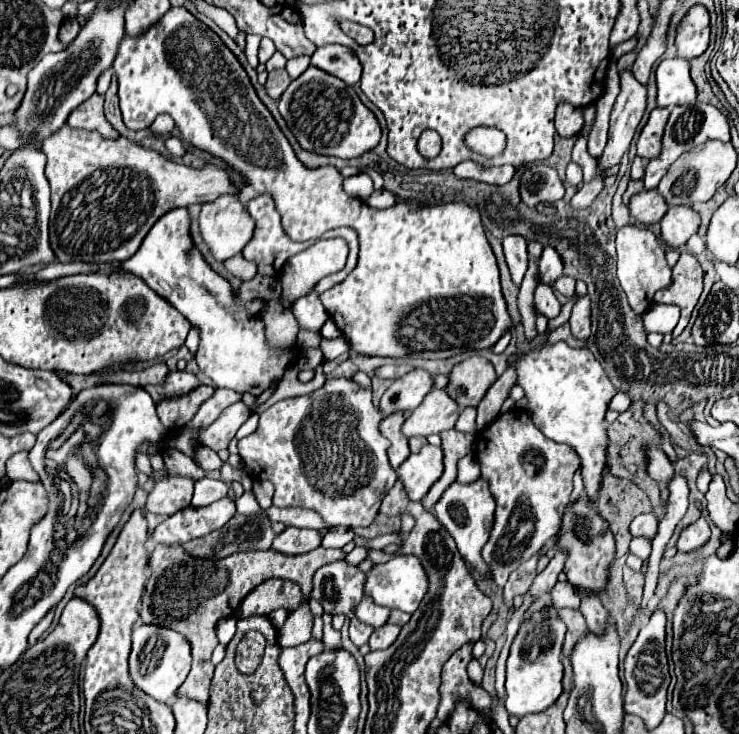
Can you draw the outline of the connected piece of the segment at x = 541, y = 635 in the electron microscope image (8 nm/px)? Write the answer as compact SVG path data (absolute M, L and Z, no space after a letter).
M545 610L531 616L527 624L521 624L507 660L507 698L505 708L509 714L523 718L533 712L541 712L549 708L561 694L561 646L565 638L565 624L559 618L551 618Z

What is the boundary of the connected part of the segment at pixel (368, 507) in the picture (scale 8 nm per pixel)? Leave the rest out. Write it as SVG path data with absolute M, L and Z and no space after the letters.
M335 378L335 380L327 380L319 390L307 394L307 396L295 396L295 398L287 398L287 400L279 400L273 406L269 406L261 416L259 416L259 426L253 434L241 438L237 442L239 448L239 456L245 464L245 468L249 470L253 480L269 480L275 486L275 496L273 496L273 506L277 508L289 508L289 506L297 506L297 508L309 508L315 510L329 528L337 528L337 526L345 526L345 528L359 528L359 526L369 526L381 506L381 500L385 496L385 492L395 484L397 476L395 470L389 466L387 460L387 446L389 442L381 436L379 432L379 422L381 422L381 412L373 406L371 402L371 388L361 388L357 386L353 380L347 378Z

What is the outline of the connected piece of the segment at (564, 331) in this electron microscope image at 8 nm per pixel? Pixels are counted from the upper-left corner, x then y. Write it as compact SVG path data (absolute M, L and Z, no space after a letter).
M565 324L565 326L559 326L557 330L553 330L553 332L549 334L549 340L551 340L551 342L565 340L569 346L575 346L575 348L585 346L585 342L581 342L581 340L577 340L577 338L573 338L573 336L571 336L571 332L569 332L569 326L567 326L567 324Z

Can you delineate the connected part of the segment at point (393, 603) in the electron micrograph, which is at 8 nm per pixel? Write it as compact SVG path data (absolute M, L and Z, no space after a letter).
M401 554L391 558L385 564L375 564L365 578L365 586L363 586L363 594L367 598L371 598L375 604L379 606L387 606L387 608L397 608L403 612L413 614L419 606L419 602L423 600L427 592L427 574L419 562L417 556L411 554Z

